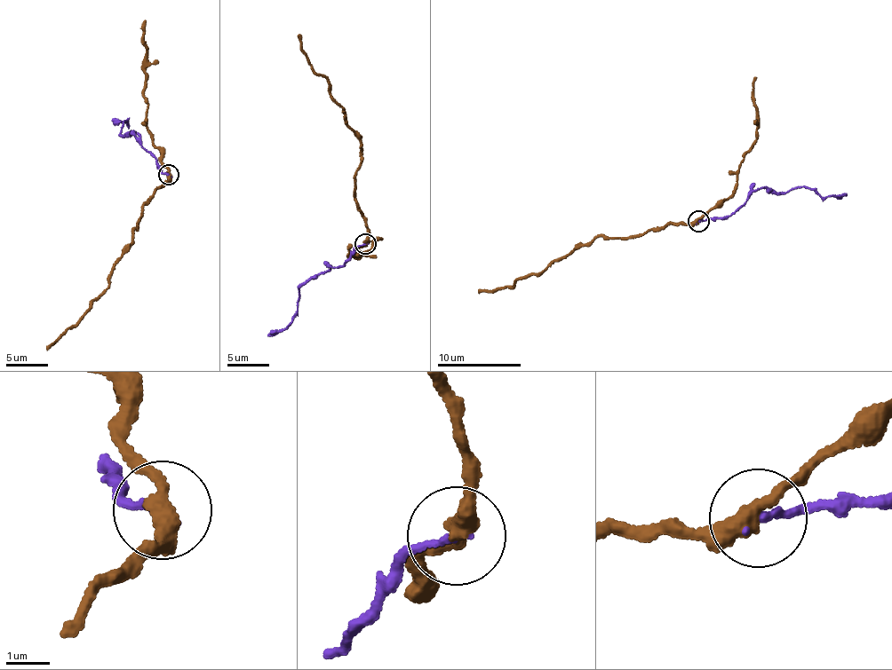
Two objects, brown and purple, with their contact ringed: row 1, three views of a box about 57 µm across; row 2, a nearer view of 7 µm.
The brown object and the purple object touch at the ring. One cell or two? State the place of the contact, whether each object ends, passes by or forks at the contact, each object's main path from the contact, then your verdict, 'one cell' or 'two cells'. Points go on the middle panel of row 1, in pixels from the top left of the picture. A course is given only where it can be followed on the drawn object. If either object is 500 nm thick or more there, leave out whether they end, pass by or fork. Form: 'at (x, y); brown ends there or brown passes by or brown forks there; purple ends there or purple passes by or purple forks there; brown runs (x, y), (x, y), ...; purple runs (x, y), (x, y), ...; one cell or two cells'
at (365, 244); brown passes by; purple ends there; brown runs (365, 244), (367, 218), (354, 193), (360, 135), (331, 98), (329, 80), (314, 73), (297, 35); purple runs (365, 244), (342, 266), (333, 266), (317, 273), (300, 288), (296, 316), (290, 323), (267, 335); two cells

